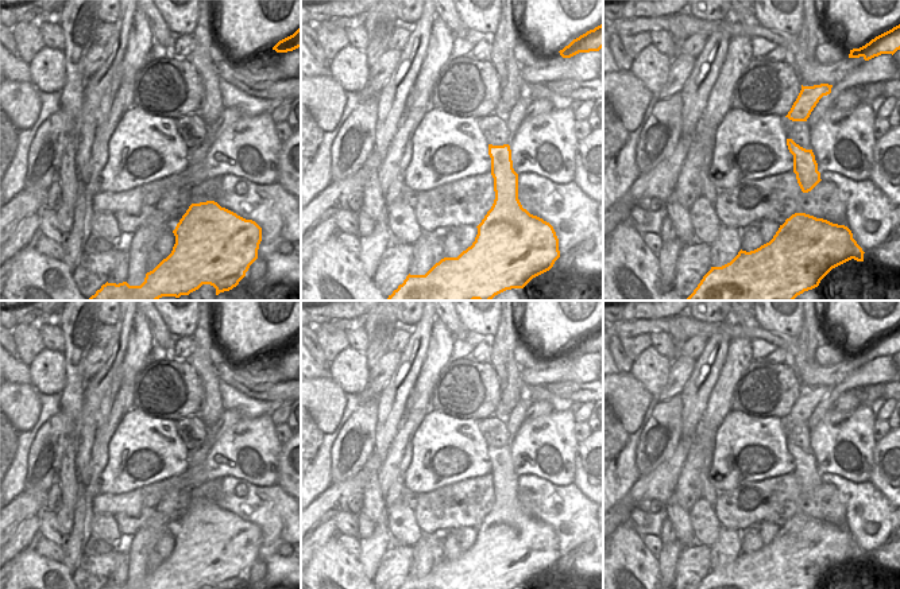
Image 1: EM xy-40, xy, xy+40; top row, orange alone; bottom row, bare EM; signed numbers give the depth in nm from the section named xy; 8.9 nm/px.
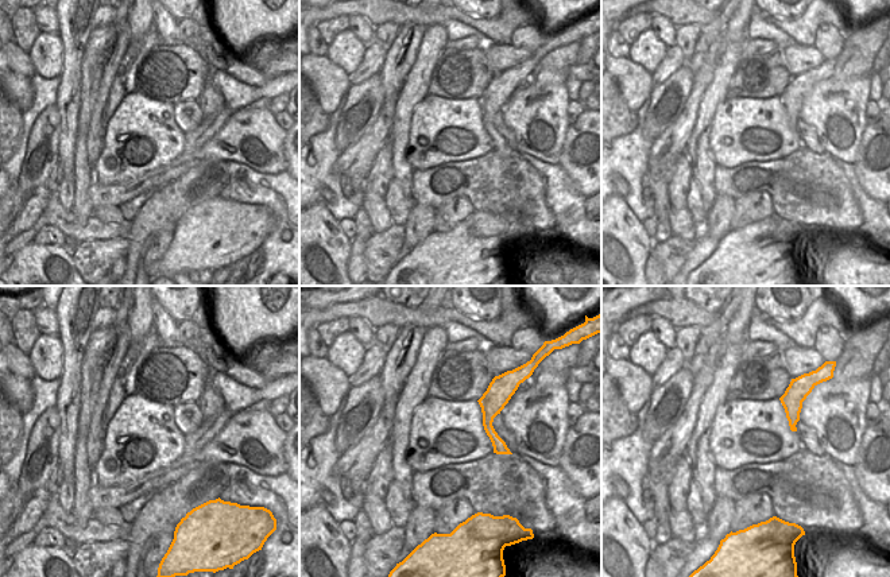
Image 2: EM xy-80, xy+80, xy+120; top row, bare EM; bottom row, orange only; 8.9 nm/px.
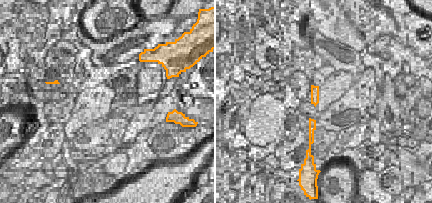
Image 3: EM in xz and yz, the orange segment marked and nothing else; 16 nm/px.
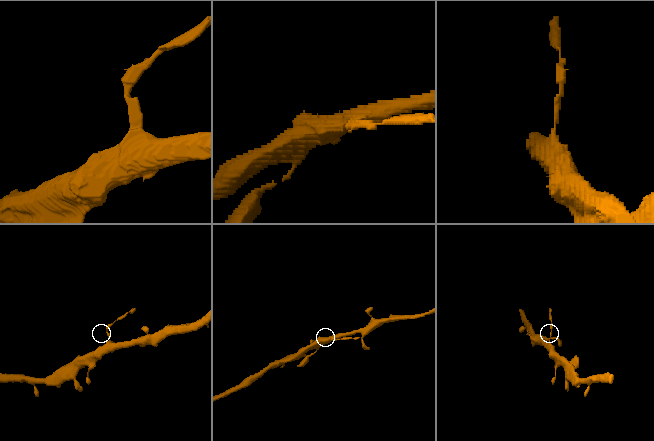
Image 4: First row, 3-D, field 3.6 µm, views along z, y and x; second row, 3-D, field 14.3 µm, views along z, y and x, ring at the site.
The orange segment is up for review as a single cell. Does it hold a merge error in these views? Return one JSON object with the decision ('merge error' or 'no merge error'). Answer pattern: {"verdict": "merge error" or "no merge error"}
{"verdict": "merge error"}

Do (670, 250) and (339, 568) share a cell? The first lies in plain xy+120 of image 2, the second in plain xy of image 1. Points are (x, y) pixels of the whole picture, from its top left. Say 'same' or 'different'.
different

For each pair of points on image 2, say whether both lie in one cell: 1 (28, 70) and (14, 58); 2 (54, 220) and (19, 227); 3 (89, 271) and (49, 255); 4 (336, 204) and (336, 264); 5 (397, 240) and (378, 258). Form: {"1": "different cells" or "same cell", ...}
{"1": "same cell", "2": "different cells", "3": "different cells", "4": "different cells", "5": "same cell"}

